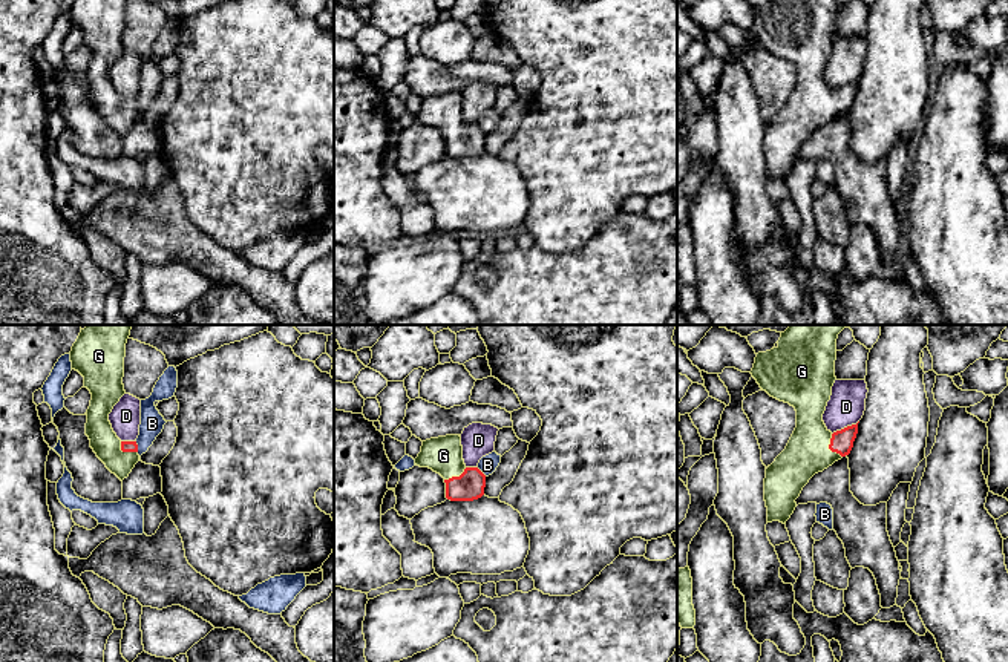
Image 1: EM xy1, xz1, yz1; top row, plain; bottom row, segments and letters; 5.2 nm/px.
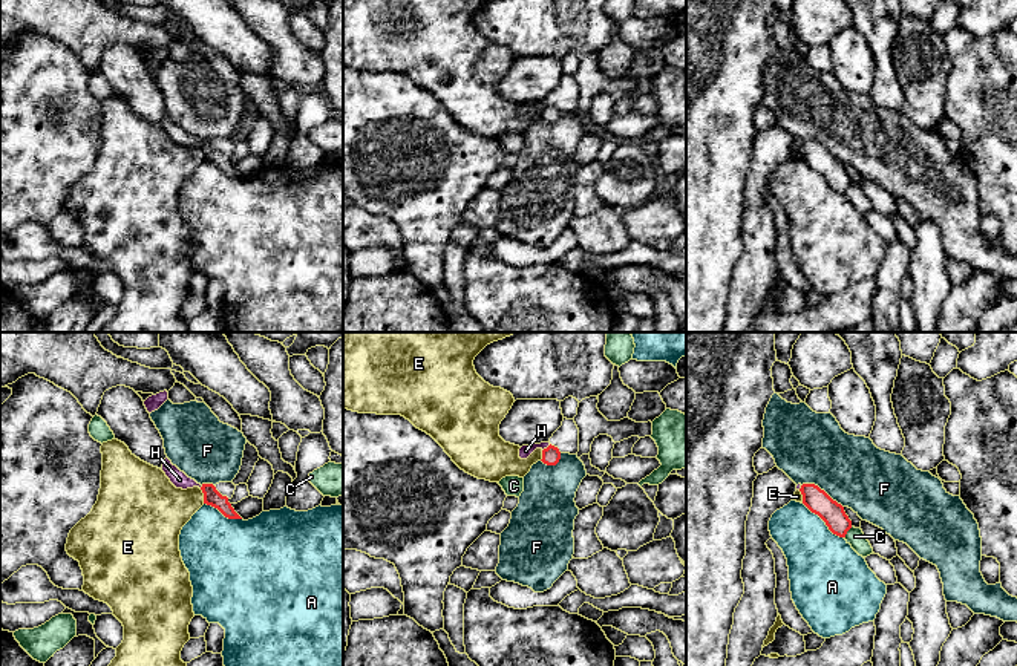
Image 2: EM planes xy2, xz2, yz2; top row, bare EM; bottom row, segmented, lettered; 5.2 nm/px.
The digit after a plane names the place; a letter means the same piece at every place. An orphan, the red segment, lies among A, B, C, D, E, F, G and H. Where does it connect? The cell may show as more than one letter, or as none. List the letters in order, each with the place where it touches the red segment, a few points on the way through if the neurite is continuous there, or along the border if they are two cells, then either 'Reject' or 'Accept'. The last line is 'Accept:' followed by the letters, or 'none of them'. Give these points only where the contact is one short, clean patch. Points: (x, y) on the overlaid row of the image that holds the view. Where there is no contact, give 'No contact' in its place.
A: Touches red at yz2 (824, 521). Reject
B: Touches red at xy1 (137, 446). Reject
C: Touches red at yz2 (846, 533). Reject
D: Touches red at yz1 (844, 428). Boundary: yz1 (858, 420), (832, 434). Reject
E: Touches red at xy2 (204, 496). Reject
F: Touches red at yz2 (823, 490). Reject
G: Touches red at yz1 (829, 448). Path across: yz1 (841, 442), (829, 448), (812, 448), (808, 452). Accept
H: Touches red at xz2 (547, 447). Boundary: xz2 (550, 444), (542, 450). Reject
Accept: G

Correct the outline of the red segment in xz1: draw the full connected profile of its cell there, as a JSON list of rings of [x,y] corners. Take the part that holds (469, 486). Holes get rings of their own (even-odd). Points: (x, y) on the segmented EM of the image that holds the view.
[[[460,435],[423,441],[415,464],[429,467],[444,478],[446,498],[450,501],[473,501],[484,495],[486,475],[478,467],[464,464]]]

